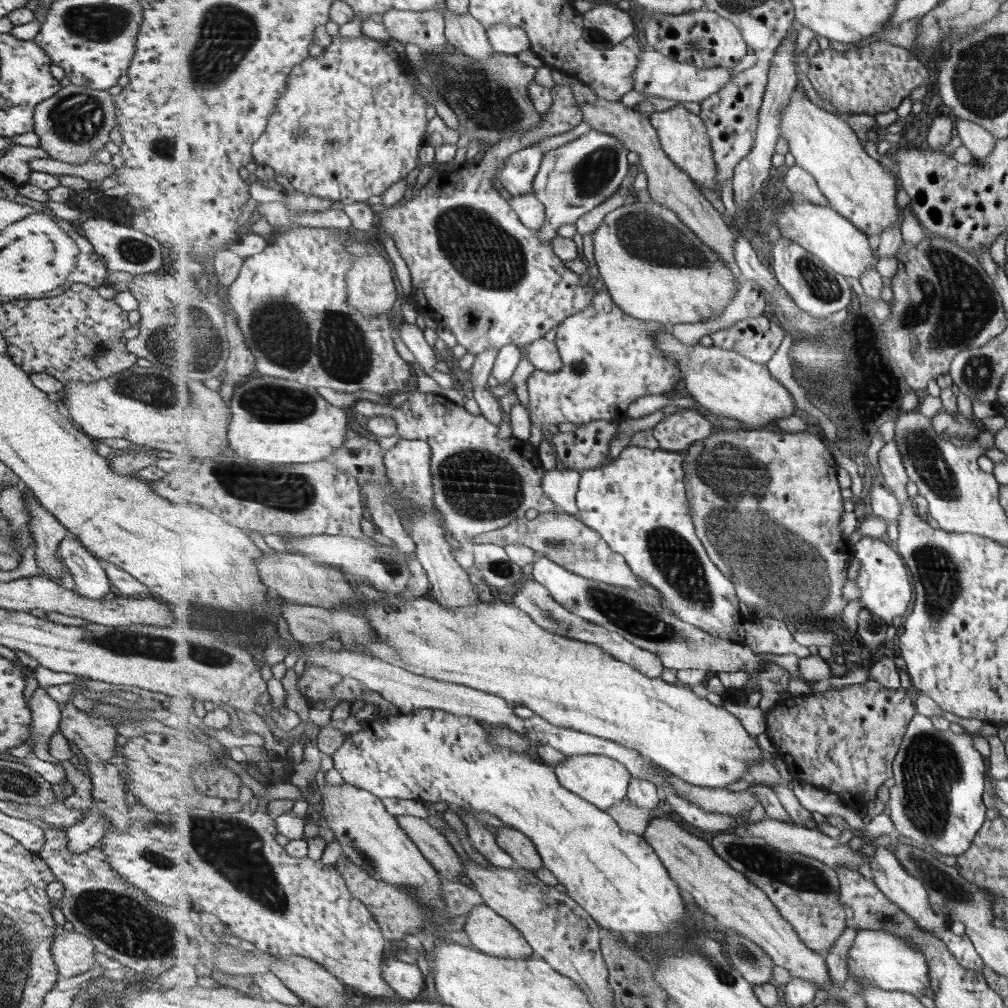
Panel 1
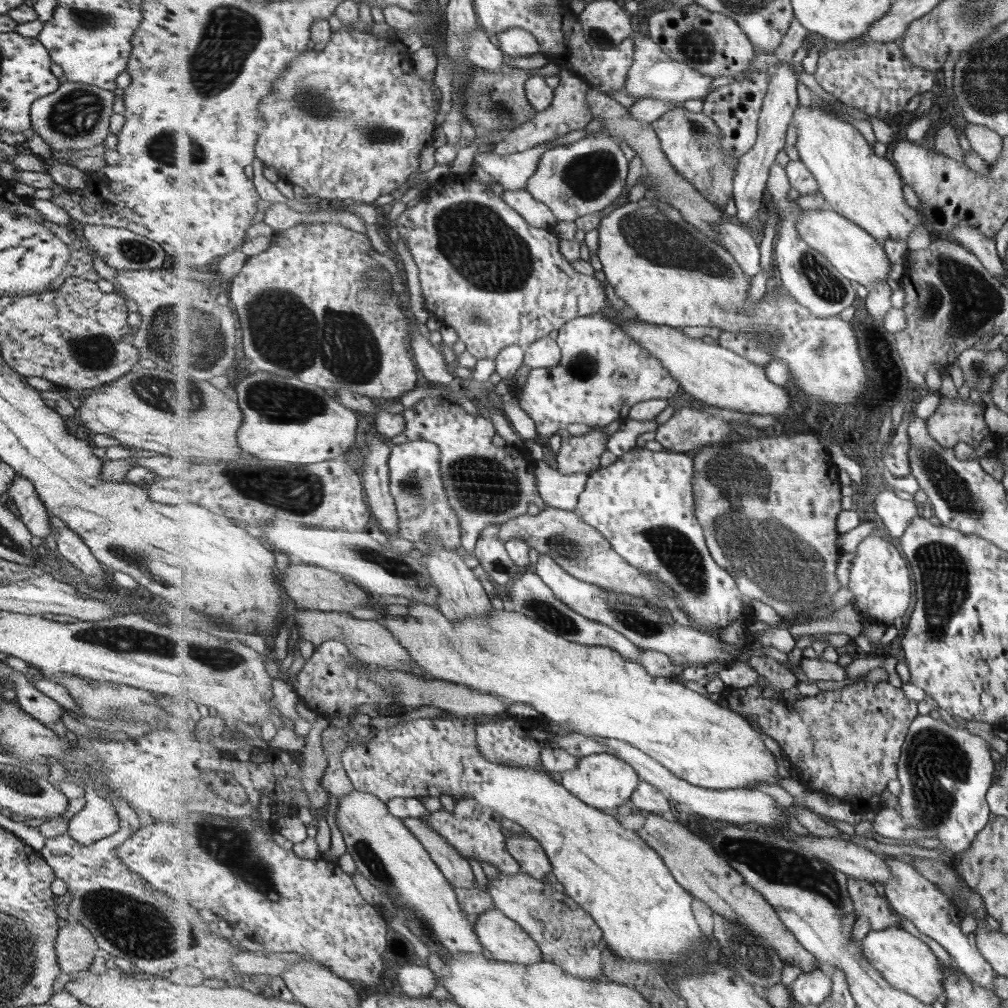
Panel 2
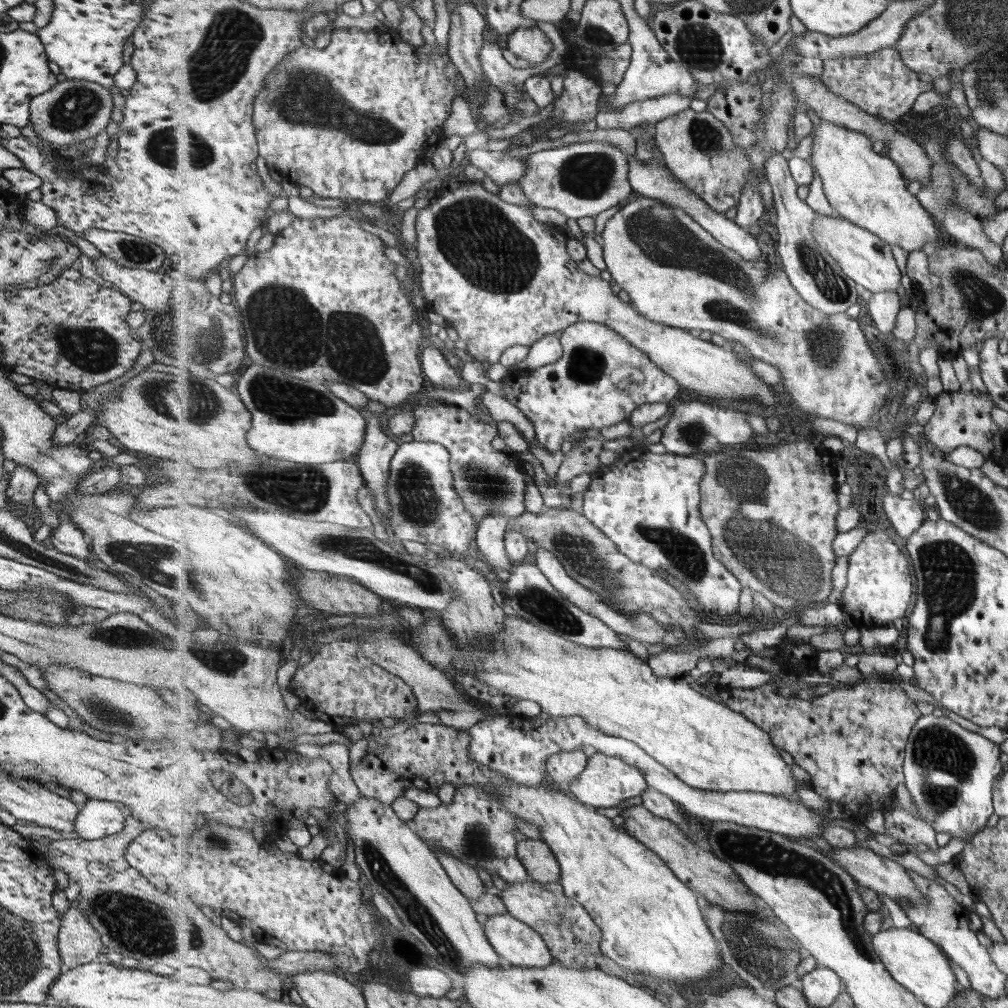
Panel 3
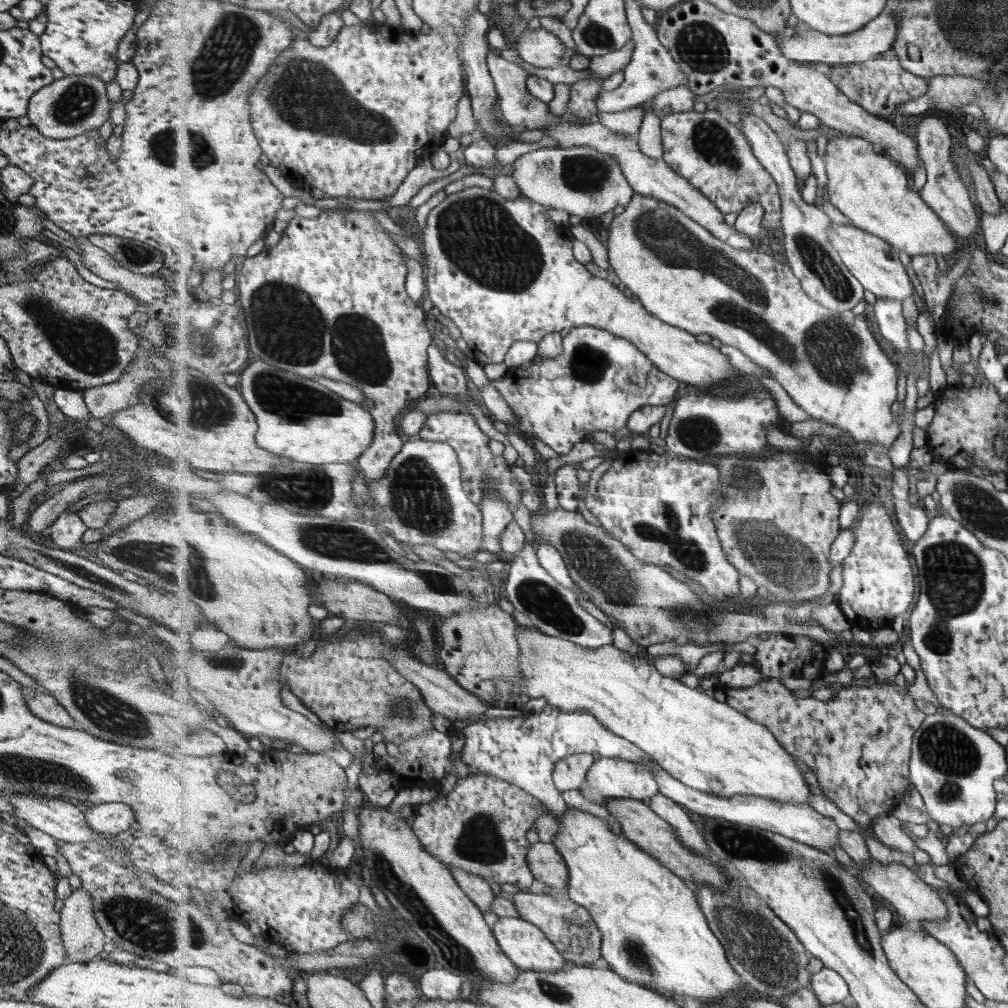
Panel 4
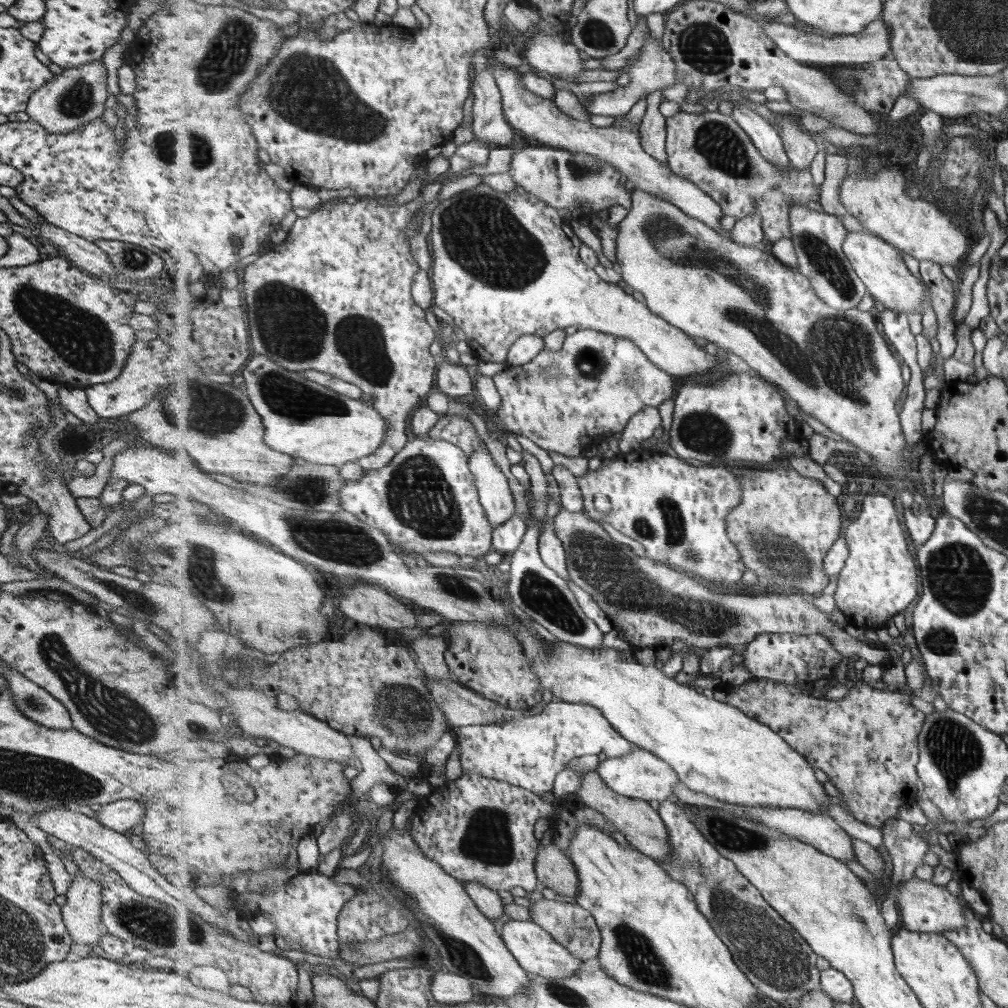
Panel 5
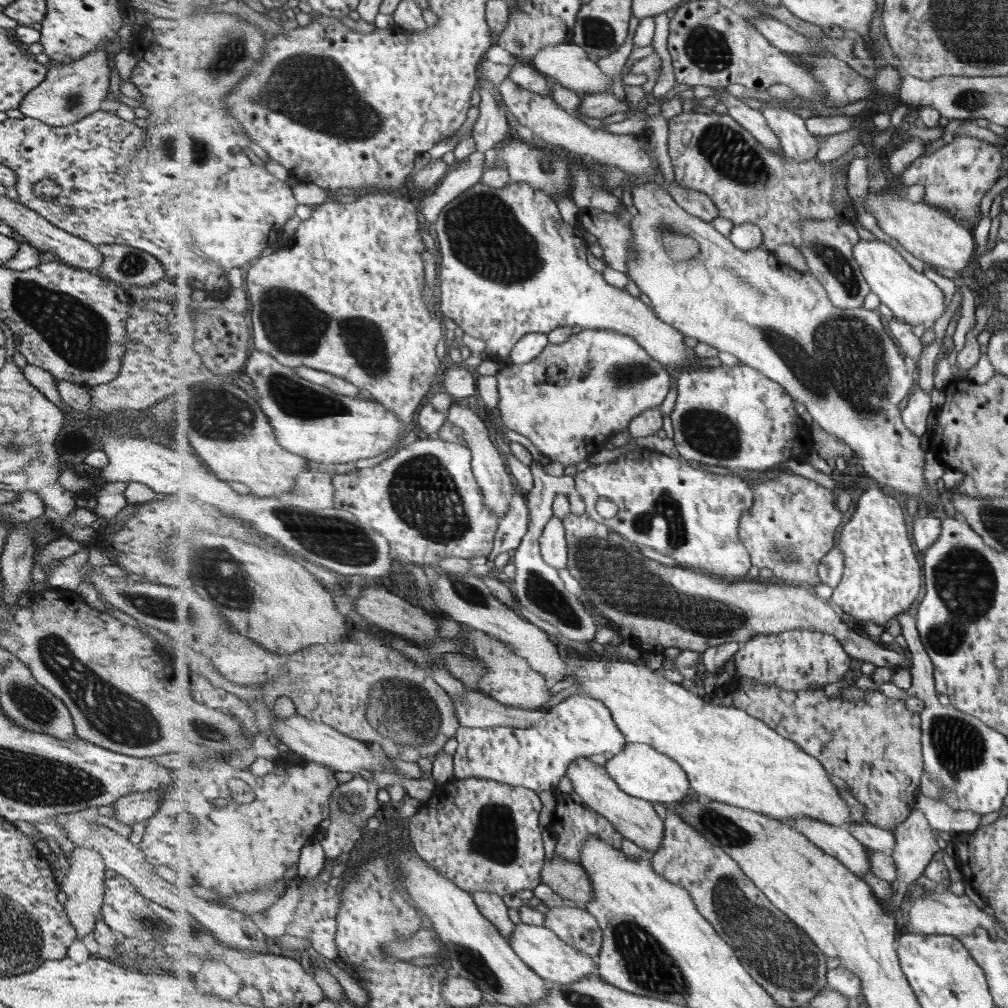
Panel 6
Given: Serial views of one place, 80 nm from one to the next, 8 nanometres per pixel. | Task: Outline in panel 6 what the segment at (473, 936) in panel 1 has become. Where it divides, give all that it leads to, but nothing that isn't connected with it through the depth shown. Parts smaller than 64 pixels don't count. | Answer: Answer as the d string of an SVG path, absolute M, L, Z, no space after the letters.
M519 922L516 924L512 938L508 939L517 954L545 980L569 984L591 977L595 970L595 962L590 954L579 950L565 942L549 927L535 926Z

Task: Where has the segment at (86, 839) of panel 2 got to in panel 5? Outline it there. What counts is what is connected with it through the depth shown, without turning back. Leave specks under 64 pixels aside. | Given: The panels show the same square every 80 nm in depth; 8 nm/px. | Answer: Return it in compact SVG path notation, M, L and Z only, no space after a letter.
M121 799L101 805L101 809L95 814L97 824L120 833L129 830L143 819L145 807L135 799Z

